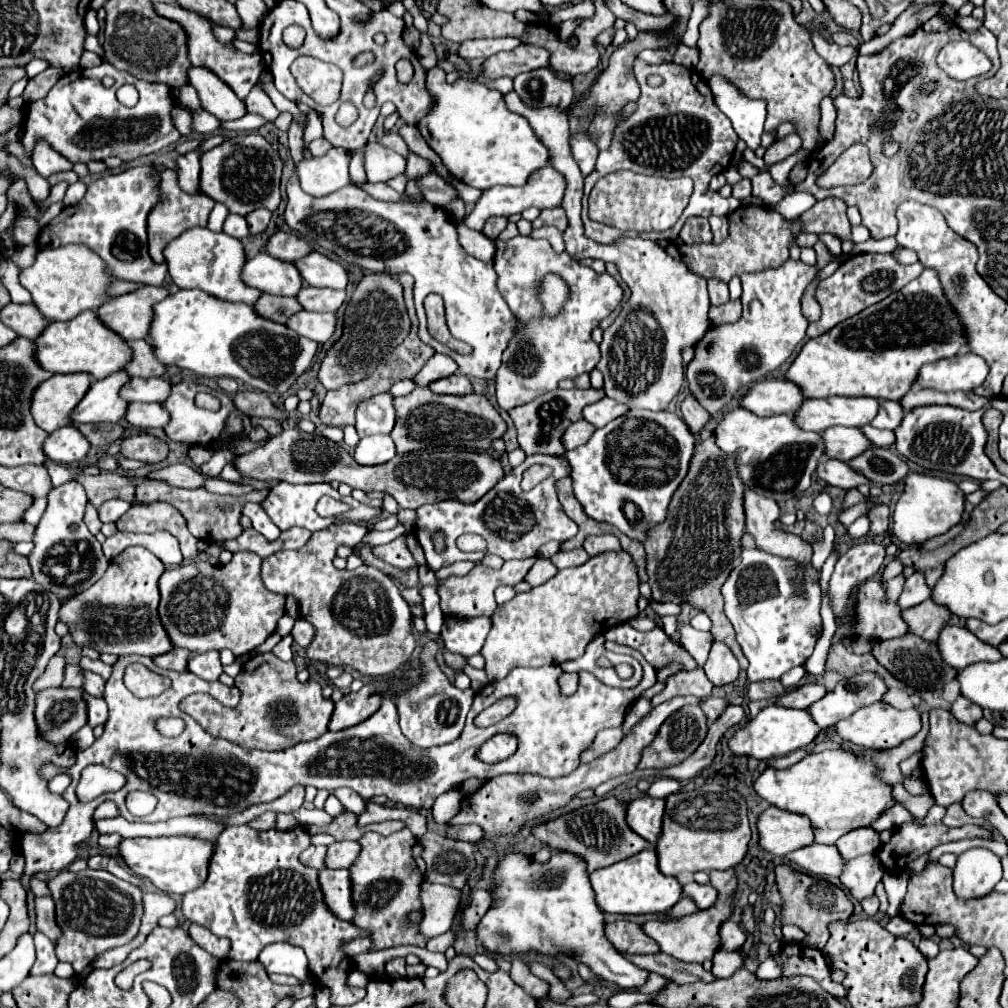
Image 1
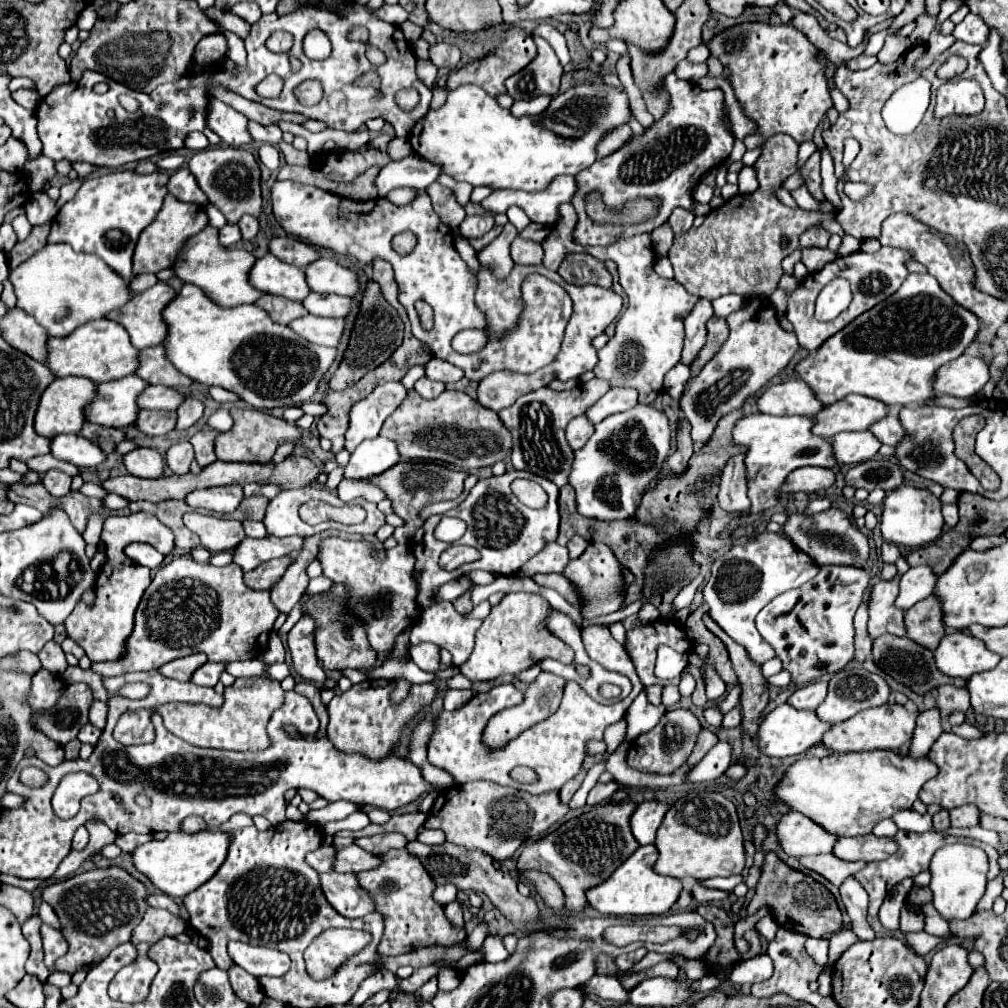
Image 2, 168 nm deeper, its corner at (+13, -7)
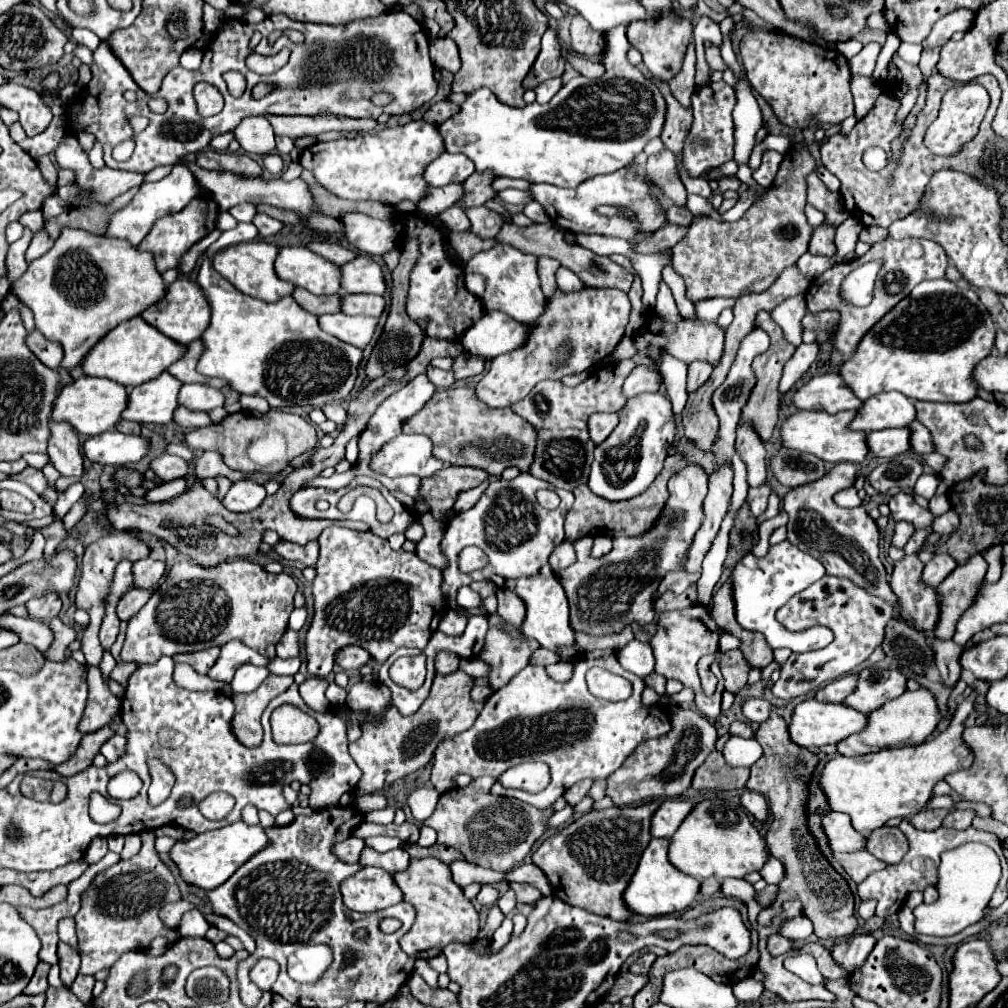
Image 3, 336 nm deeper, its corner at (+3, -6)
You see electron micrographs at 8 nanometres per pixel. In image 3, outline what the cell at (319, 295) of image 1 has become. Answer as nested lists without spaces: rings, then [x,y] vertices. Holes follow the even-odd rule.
[[[347,294],[343,312],[345,314],[363,314],[363,316],[375,316],[379,318],[385,310],[385,298],[377,294]]]

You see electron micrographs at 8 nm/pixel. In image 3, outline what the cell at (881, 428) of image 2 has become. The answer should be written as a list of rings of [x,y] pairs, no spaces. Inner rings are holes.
[[[917,420],[911,426],[915,426],[915,430],[913,430],[913,450],[917,454],[931,454],[931,452],[935,452],[931,432]]]

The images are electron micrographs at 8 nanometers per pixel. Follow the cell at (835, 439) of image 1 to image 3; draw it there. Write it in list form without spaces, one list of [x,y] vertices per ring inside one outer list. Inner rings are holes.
[[[893,428],[885,432],[867,434],[867,444],[871,454],[895,458],[911,450],[911,430],[909,428]]]

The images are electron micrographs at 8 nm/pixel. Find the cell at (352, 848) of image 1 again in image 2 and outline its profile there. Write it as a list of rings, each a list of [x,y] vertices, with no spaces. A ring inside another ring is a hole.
[[[349,845],[349,847],[343,847],[335,853],[333,871],[337,871],[337,873],[359,873],[365,869],[373,869],[375,865],[379,865],[379,857],[363,851],[357,845]]]

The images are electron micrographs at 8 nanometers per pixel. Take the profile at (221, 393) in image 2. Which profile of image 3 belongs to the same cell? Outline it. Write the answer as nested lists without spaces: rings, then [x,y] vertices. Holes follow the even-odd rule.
[[[241,396],[241,406],[243,408],[249,408],[249,410],[259,410],[259,412],[267,412],[269,410],[269,404],[265,398],[261,396]]]

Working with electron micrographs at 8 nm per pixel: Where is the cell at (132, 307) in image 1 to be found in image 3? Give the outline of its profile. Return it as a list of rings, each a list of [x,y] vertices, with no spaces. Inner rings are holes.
[[[181,276],[177,278],[169,288],[167,288],[167,296],[165,300],[153,304],[151,308],[147,308],[143,314],[141,314],[151,326],[155,326],[157,330],[165,332],[165,336],[169,334],[169,338],[177,340],[177,342],[183,342],[183,344],[189,344],[197,338],[201,338],[201,334],[205,332],[205,328],[209,326],[209,318],[211,318],[211,306],[209,306],[209,300],[203,292],[203,288]]]

